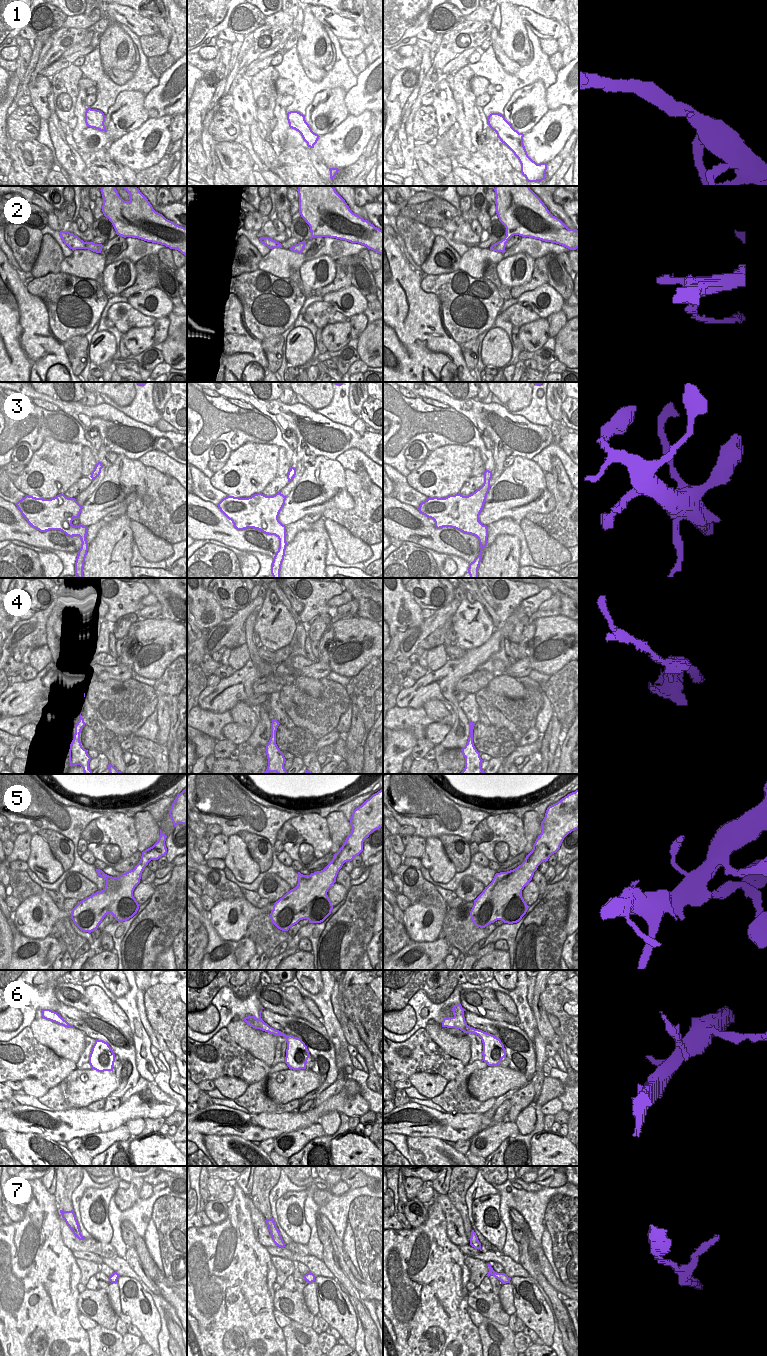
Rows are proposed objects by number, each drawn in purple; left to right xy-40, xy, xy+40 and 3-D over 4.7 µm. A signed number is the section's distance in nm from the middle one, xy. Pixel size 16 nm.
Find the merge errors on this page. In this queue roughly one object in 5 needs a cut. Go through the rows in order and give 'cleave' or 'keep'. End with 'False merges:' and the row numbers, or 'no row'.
1: keep
2: keep
3: cleave
4: keep
5: keep
6: keep
7: keep
False merges: 3

